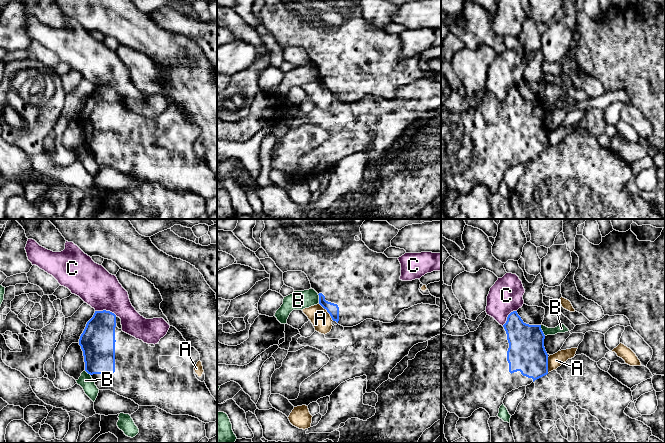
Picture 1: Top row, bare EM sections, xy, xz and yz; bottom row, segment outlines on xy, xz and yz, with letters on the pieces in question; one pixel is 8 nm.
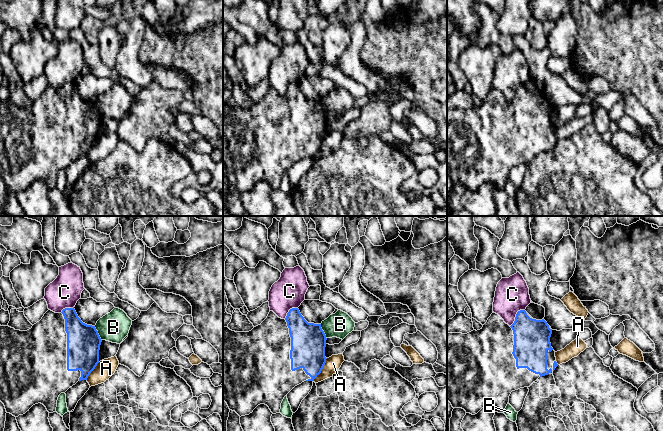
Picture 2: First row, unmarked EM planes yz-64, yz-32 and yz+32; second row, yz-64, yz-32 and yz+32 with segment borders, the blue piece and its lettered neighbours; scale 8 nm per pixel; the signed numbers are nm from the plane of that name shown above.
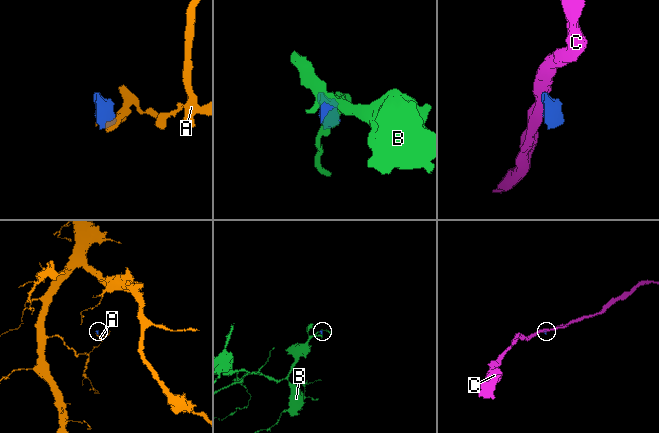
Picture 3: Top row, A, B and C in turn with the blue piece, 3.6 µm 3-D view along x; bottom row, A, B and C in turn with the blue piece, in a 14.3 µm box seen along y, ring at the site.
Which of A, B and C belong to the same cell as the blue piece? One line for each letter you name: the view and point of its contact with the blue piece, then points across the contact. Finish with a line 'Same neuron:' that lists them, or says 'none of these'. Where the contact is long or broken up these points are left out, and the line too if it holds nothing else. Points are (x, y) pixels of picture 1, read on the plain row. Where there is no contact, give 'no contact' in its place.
Same neuron: none of these

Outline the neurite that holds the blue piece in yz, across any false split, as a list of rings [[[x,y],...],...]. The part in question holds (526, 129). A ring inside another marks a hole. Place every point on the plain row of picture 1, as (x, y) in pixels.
[[[513,87],[508,91],[507,97],[503,102],[493,93],[486,91],[474,108],[469,108],[464,112],[452,112],[441,109],[441,179],[448,188],[455,189],[459,194],[468,194],[479,184],[485,185],[490,193],[498,192],[499,184],[503,180],[503,176],[507,169],[519,163],[530,161],[535,156],[548,150],[548,130],[544,123],[544,115],[545,111],[541,105],[541,101],[529,101],[524,99],[517,87]]]

